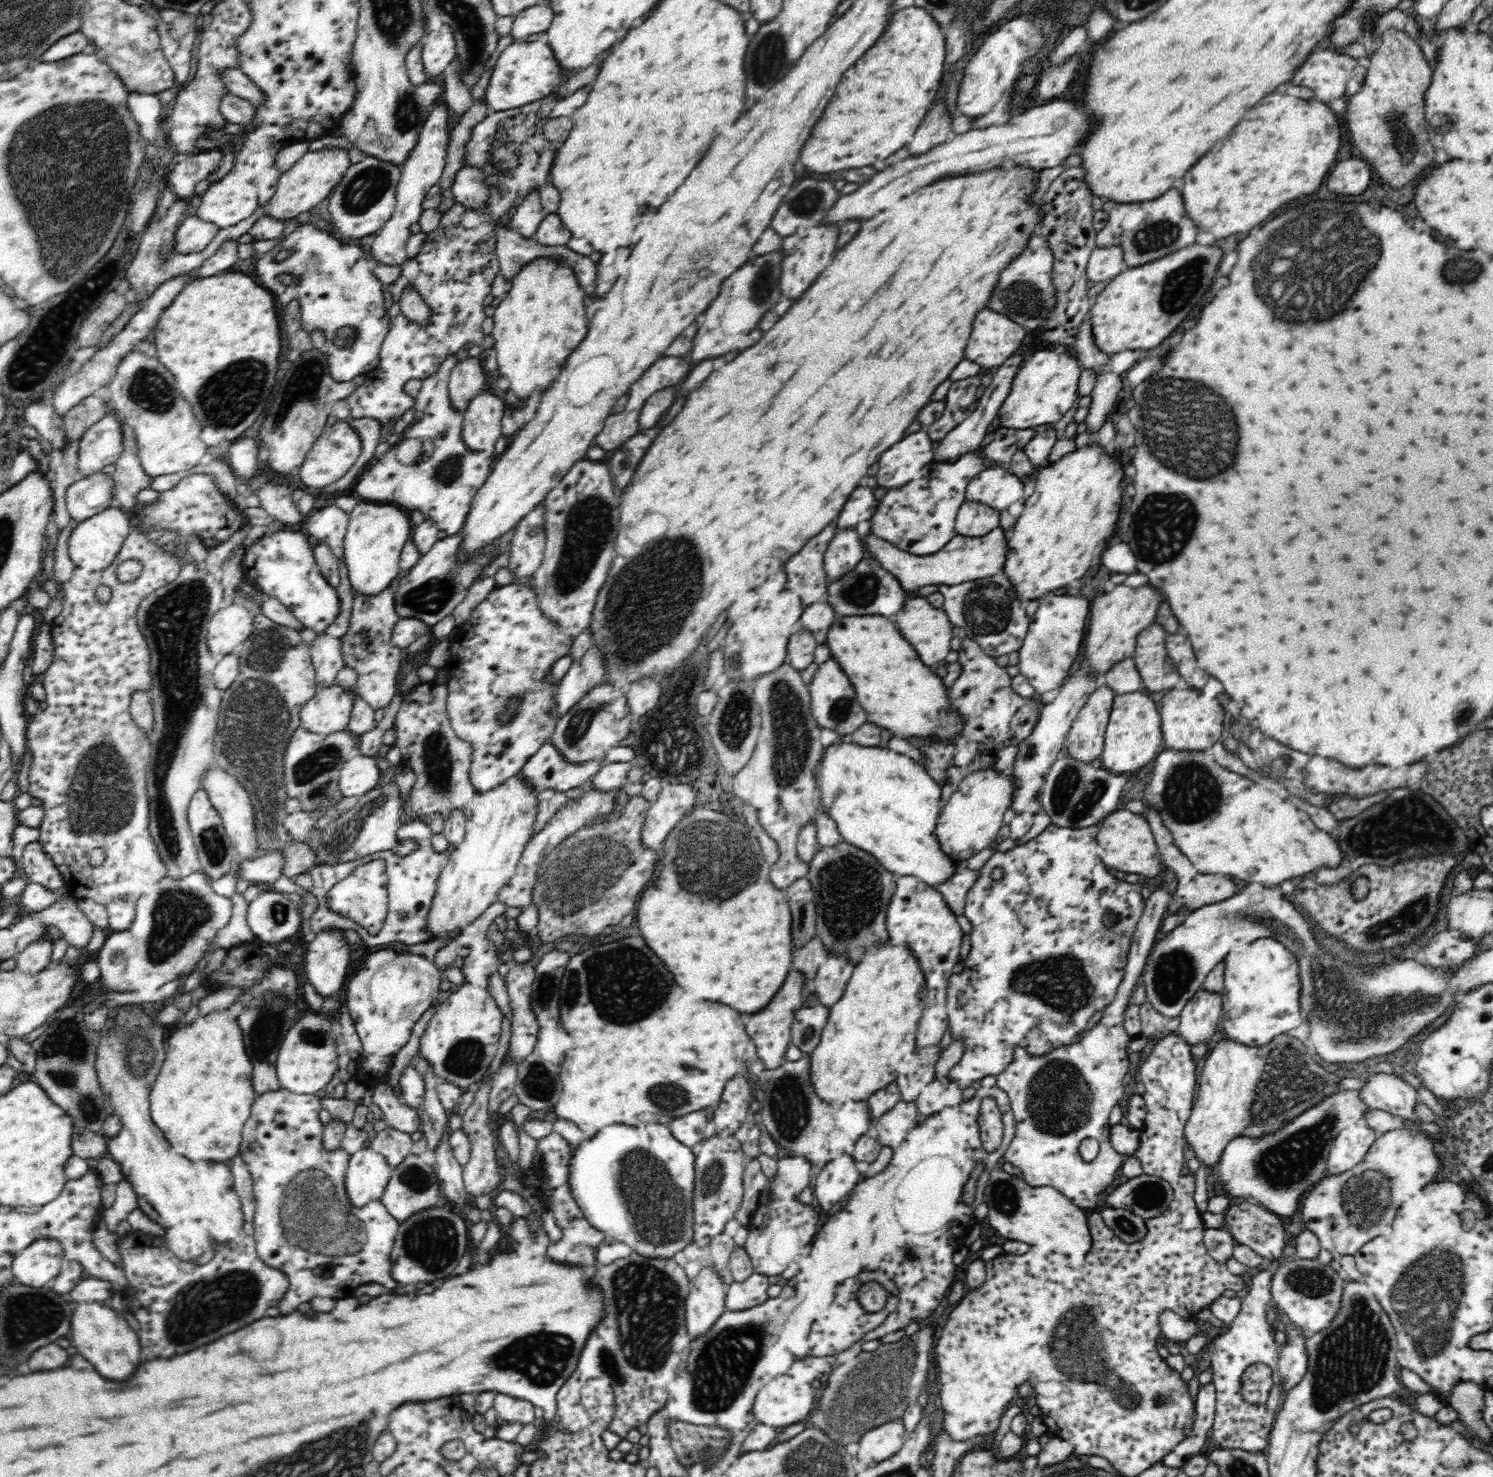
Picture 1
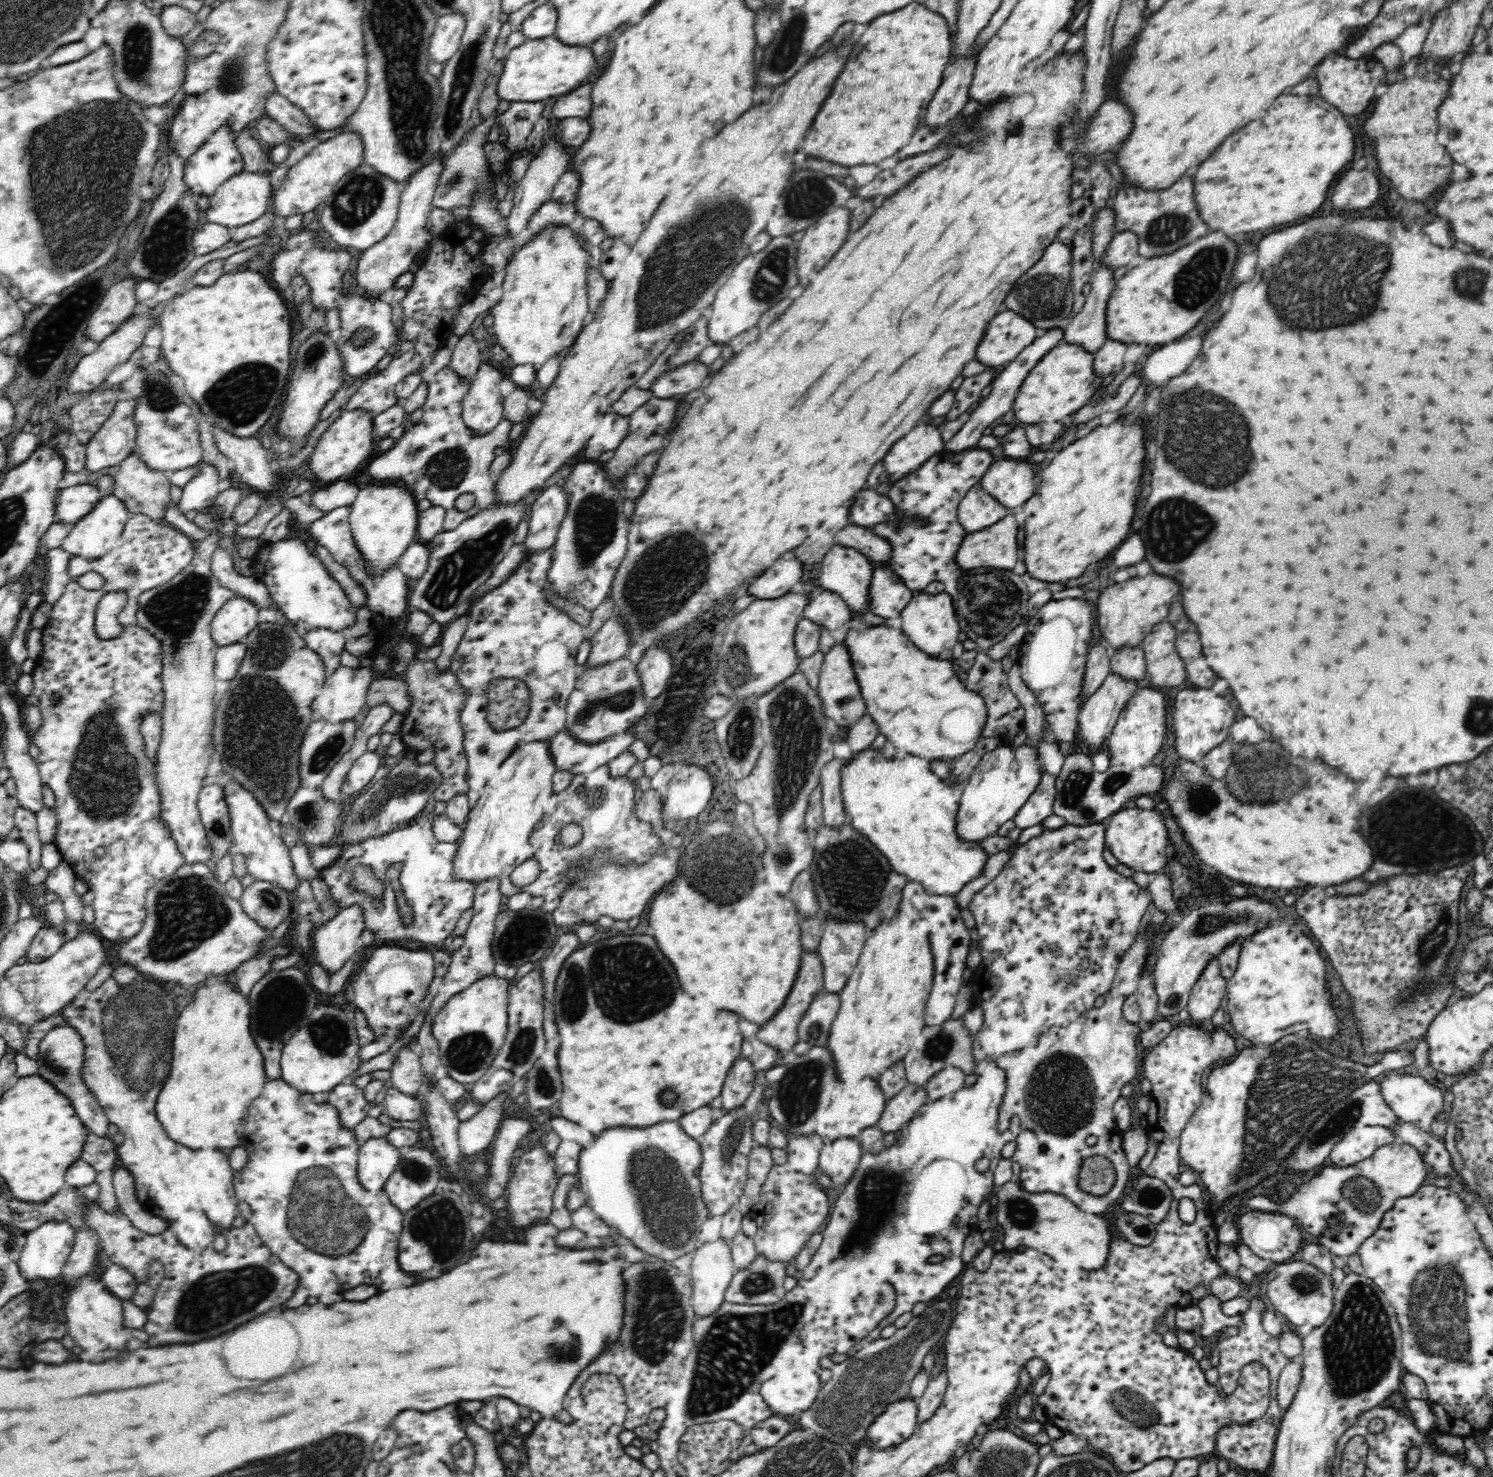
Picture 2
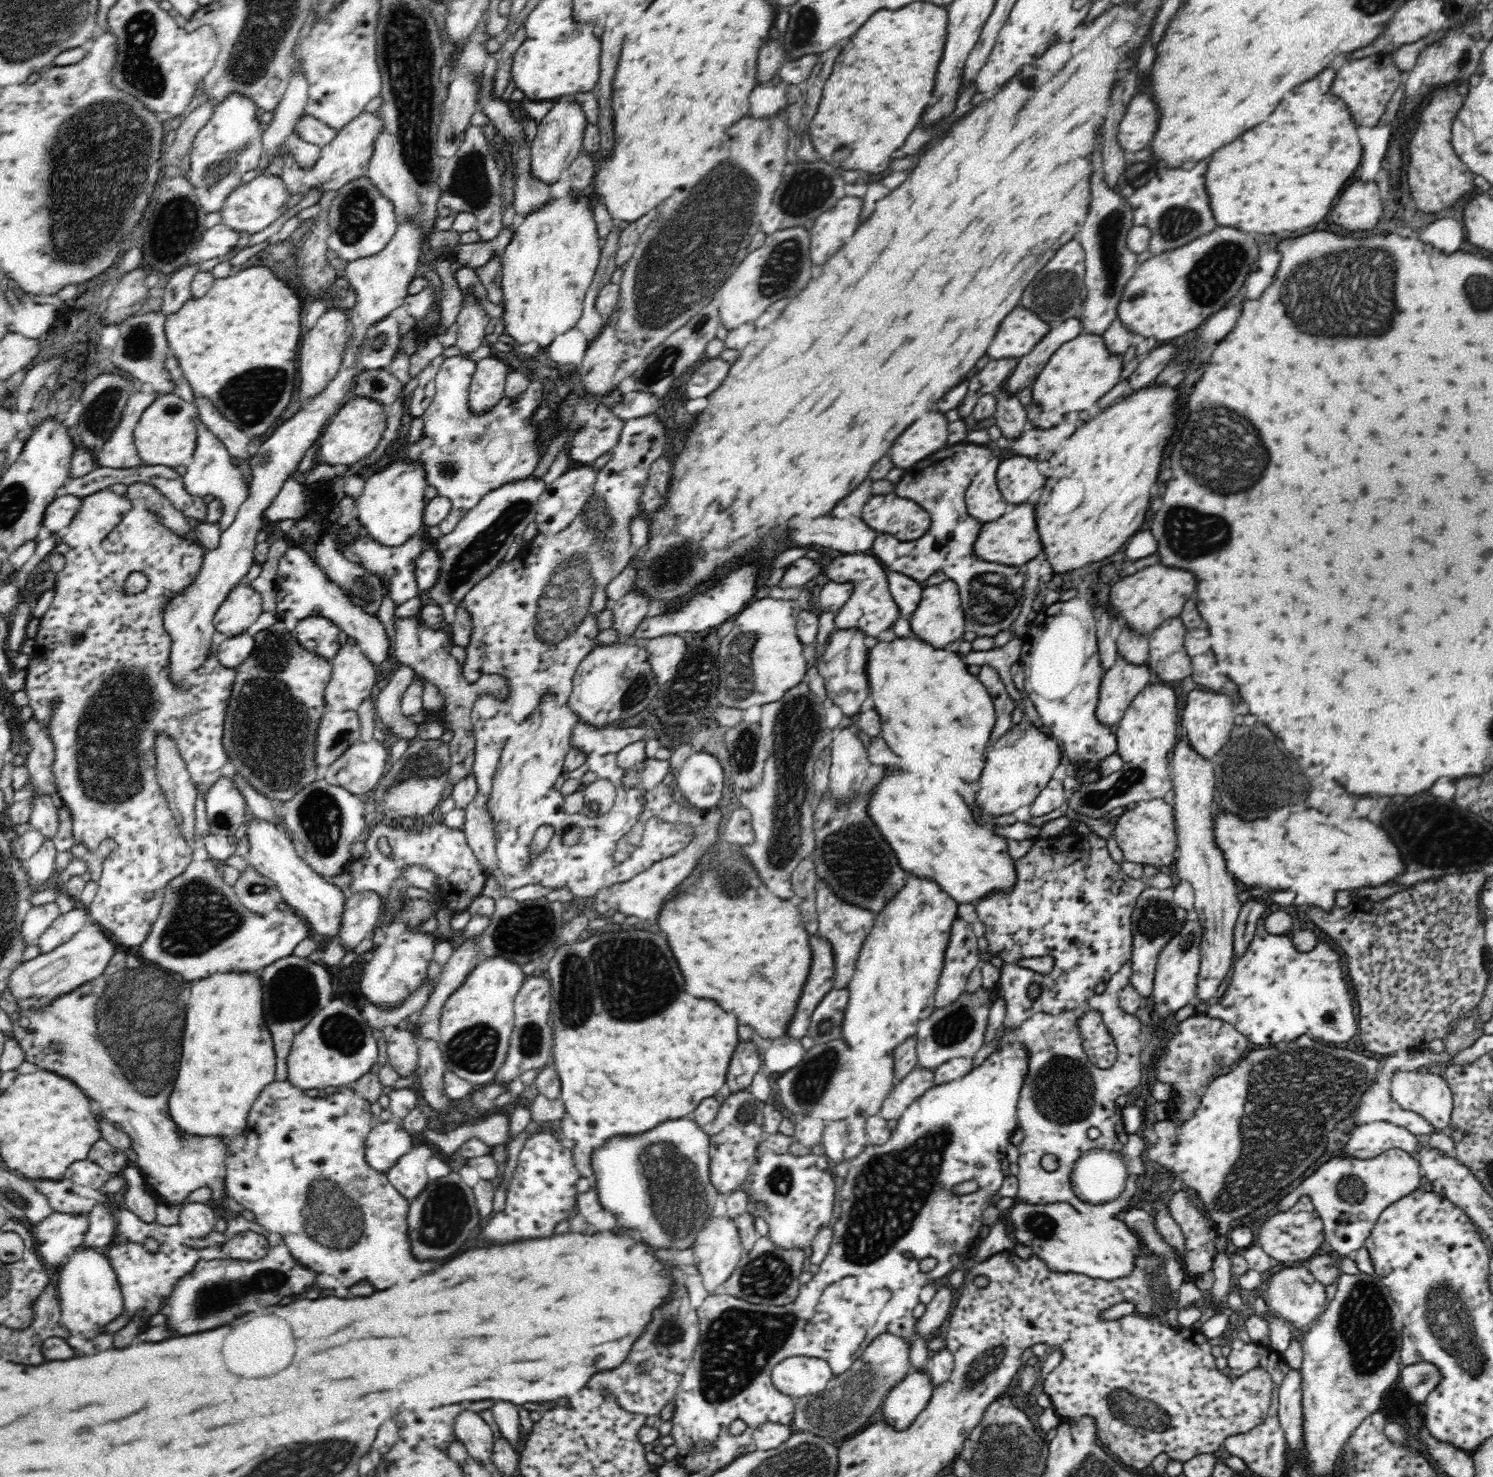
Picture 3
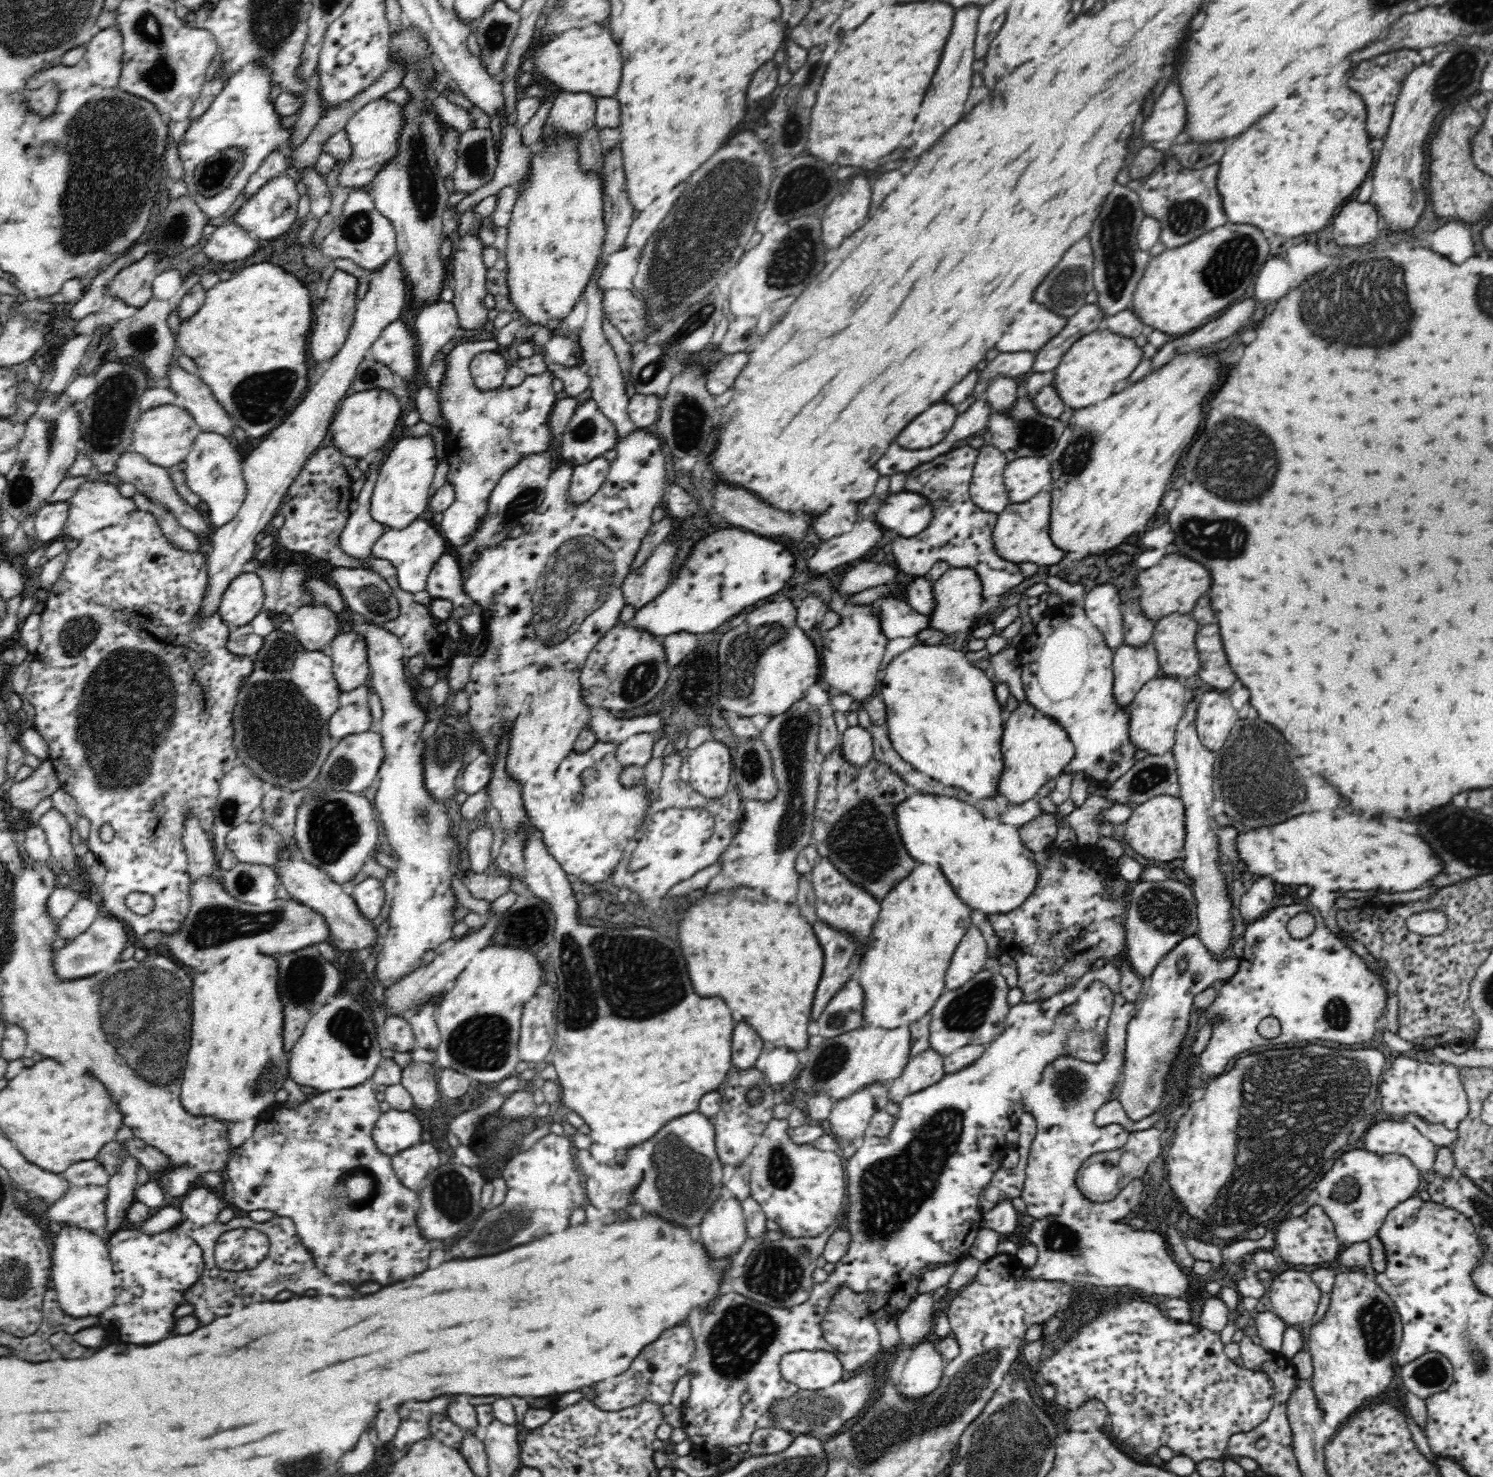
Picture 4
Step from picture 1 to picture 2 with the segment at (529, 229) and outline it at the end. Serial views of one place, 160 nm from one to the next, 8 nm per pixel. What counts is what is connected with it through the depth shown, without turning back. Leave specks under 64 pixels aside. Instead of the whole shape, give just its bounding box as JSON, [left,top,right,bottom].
[506,138,571,236]

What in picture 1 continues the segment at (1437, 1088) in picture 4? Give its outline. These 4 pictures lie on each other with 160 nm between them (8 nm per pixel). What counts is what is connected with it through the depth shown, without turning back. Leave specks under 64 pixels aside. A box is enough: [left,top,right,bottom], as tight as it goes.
[1358,1074,1438,1136]

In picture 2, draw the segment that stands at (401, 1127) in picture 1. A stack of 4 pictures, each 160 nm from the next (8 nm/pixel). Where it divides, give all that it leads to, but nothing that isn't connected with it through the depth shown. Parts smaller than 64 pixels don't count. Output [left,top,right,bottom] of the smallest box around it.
[384,1088,424,1125]

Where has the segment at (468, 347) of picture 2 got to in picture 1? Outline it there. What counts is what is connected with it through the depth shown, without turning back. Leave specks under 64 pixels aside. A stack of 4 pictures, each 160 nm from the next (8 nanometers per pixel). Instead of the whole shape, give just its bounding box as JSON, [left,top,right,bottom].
[448,358,487,414]

